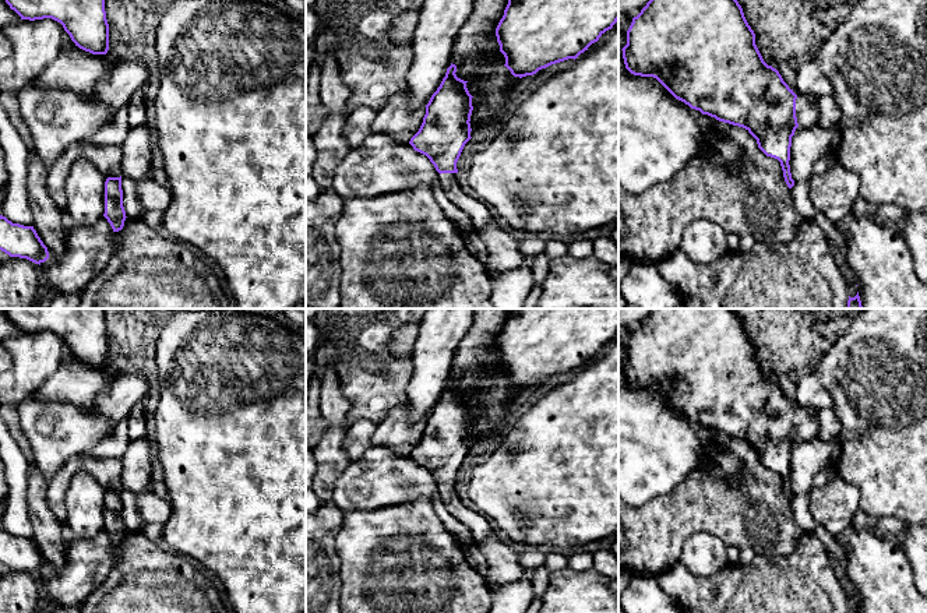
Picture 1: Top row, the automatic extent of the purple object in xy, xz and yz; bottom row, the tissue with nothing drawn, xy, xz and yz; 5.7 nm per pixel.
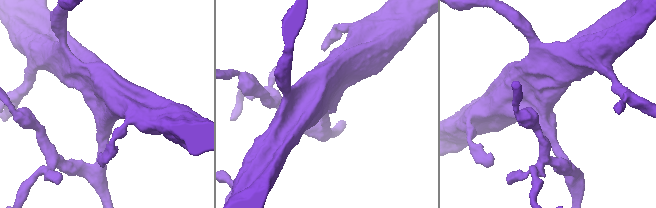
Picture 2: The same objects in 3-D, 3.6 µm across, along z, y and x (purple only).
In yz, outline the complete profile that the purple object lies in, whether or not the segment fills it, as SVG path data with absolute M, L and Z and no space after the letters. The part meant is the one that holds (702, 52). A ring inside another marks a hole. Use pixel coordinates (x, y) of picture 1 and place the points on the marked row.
M649 0L632 18L621 50L631 74L653 77L691 109L746 128L766 156L780 162L787 187L794 186L789 165L792 137L799 126L817 124L818 96L797 96L764 61L737 0Z

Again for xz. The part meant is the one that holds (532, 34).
M508 0L504 15L496 28L505 67L514 77L533 75L551 64L577 59L618 21L618 0Z

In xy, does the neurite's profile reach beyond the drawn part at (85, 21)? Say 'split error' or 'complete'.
complete

